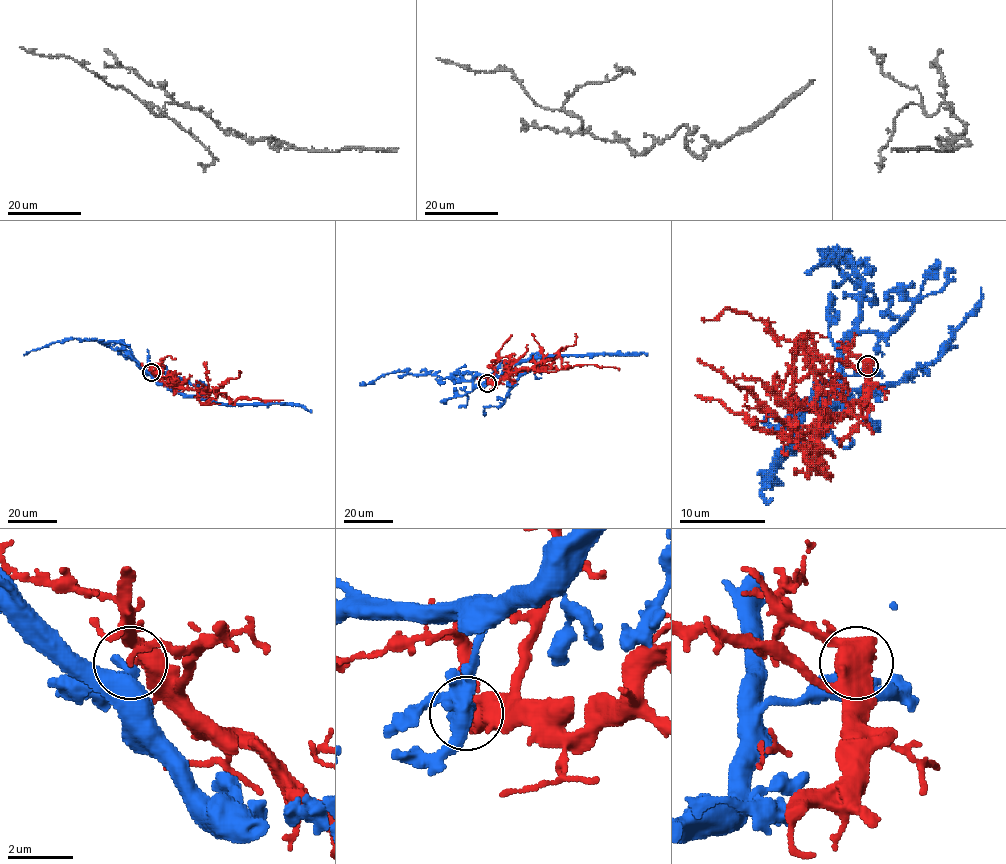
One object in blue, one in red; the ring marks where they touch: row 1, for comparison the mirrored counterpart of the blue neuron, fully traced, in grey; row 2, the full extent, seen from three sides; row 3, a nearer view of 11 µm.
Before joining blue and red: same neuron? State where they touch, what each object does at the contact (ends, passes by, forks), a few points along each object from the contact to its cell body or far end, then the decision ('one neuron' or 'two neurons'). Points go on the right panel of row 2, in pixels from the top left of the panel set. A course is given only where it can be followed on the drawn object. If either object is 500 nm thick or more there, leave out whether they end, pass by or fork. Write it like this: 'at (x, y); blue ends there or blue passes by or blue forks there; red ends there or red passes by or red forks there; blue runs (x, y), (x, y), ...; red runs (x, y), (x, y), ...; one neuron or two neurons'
at (867, 365); blue runs (867, 365), (843, 378), (830, 404), (798, 414), (798, 438), (762, 496), (768, 505); red runs (867, 365), (871, 386), (843, 414), (817, 425), (820, 451), (813, 468), (805, 453), (811, 466), (824, 462); two neurons

